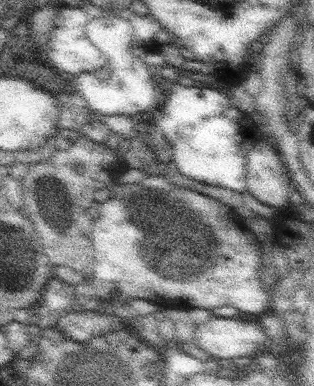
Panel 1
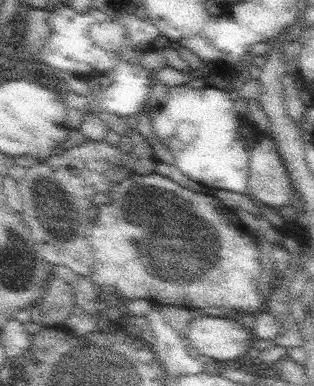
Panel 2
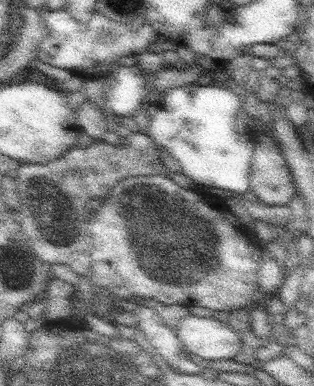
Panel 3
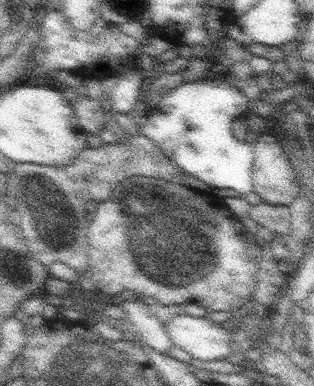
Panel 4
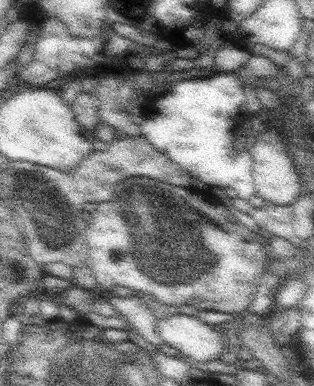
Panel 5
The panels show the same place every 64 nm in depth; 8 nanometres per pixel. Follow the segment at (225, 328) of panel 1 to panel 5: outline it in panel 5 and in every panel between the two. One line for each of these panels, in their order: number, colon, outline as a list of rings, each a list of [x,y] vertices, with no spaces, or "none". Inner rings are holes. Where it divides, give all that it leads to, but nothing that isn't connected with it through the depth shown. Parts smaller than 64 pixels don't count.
2: [[[201,316],[193,318],[185,332],[185,340],[199,354],[209,356],[213,360],[237,360],[257,338],[253,328],[241,328],[231,316]]]
3: [[[189,314],[173,330],[175,330],[179,344],[185,348],[185,352],[199,356],[201,362],[205,362],[205,360],[231,360],[241,348],[241,332],[231,330],[227,326],[227,322],[221,322],[215,318],[197,318],[197,316]]]
4: [[[185,312],[165,324],[167,338],[173,348],[179,348],[183,358],[225,360],[233,350],[231,332],[207,318],[193,318]]]
5: [[[177,314],[171,318],[161,318],[157,320],[155,332],[161,344],[175,348],[179,356],[187,358],[189,362],[217,360],[219,354],[225,350],[221,330],[197,316]]]

